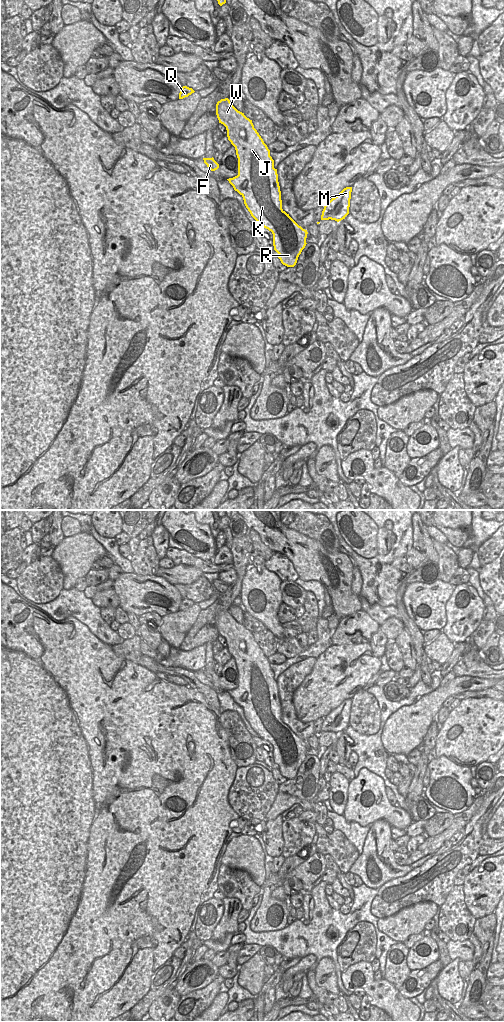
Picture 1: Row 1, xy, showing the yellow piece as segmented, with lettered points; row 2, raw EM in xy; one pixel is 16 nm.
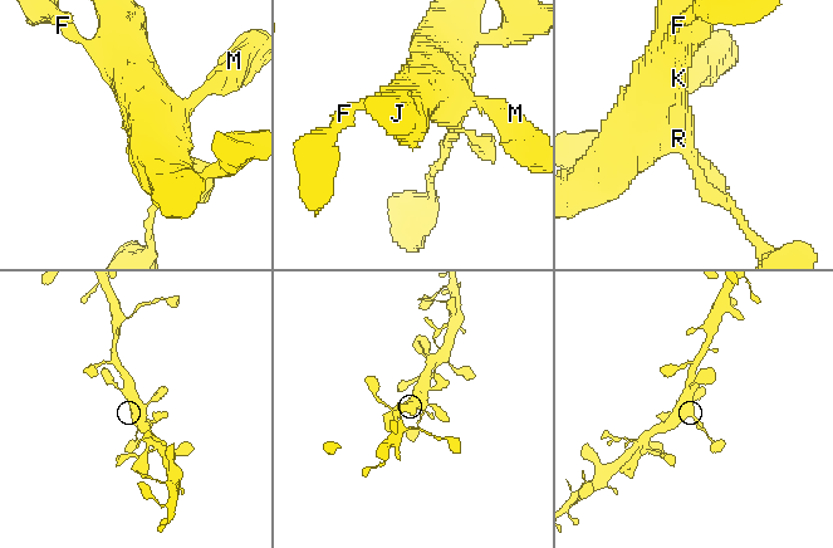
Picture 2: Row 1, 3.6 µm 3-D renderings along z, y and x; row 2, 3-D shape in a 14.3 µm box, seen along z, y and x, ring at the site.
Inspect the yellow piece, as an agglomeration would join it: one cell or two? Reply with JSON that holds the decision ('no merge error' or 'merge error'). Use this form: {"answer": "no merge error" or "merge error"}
{"answer": "no merge error"}

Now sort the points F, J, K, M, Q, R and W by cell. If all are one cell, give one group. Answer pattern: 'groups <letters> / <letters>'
groups F J K M Q R W

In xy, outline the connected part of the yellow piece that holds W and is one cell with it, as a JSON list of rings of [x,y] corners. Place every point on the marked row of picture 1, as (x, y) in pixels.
[[[228,98],[217,102],[216,115],[219,123],[226,127],[228,140],[235,147],[238,158],[238,175],[227,180],[243,197],[244,204],[251,216],[261,227],[272,232],[274,250],[279,254],[278,258],[281,263],[287,267],[294,267],[307,244],[308,232],[282,209],[277,169],[274,168],[270,150],[254,128],[252,120],[238,111]]]

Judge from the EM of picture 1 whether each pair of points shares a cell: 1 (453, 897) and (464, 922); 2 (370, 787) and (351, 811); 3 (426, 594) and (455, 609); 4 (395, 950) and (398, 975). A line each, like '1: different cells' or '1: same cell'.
1: same cell
2: same cell
3: different cells
4: same cell

